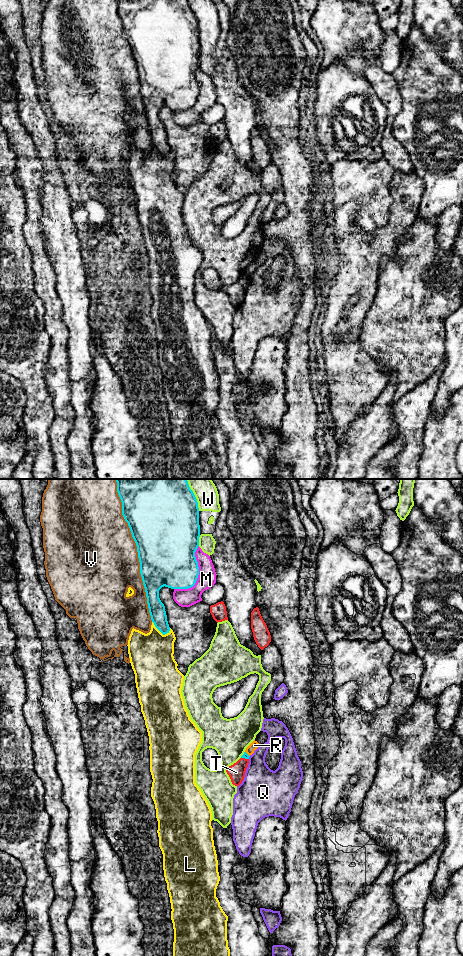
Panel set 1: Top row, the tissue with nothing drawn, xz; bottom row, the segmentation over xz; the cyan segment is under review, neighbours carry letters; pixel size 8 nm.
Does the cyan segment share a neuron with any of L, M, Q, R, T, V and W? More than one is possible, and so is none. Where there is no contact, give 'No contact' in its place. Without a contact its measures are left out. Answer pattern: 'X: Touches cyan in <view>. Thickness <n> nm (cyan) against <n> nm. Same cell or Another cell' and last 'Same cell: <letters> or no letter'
L: Touches cyan in xz. Thickness 130 nm (cyan) against 360 nm. Another cell
M: Touches cyan in xz. Thickness 400 nm (cyan) against 150 nm. Another cell
Q: Touches cyan in xz. Thickness 50 nm (cyan) against 280 nm. Another cell
R: Touches cyan in xz. Thickness 50 nm (cyan) against 70 nm. Another cell
T: Touches cyan in xz. Thickness 50 nm (cyan) against 140 nm. Another cell
V: Touches cyan in xz. Thickness 480 nm (cyan) against 500 nm. Another cell
W: Touches cyan in xz. Thickness 500 nm (cyan) against 190 nm. Another cell
Same cell: no letter

